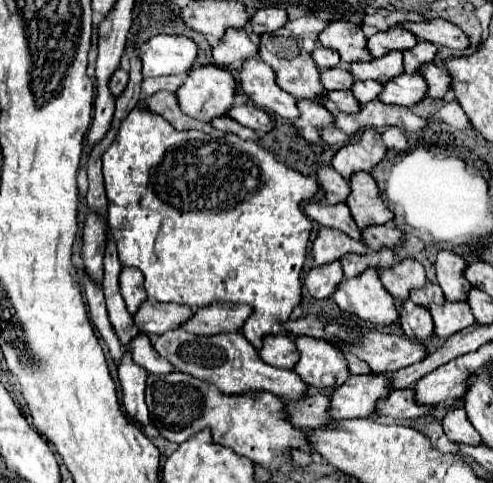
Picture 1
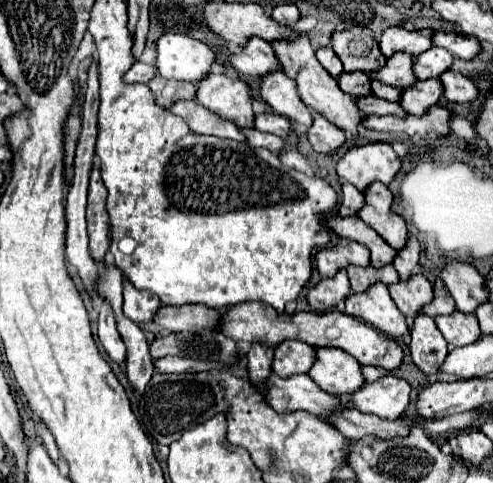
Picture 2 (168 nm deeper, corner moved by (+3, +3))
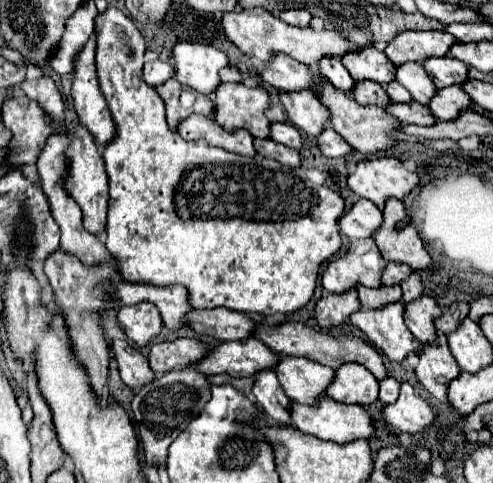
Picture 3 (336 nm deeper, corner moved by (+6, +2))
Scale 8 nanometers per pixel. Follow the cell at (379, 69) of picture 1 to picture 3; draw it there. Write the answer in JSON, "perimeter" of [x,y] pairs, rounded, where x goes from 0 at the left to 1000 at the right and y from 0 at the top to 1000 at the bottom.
{"perimeter":[[[815,133],[807,137],[803,161],[811,174],[819,174],[828,182],[828,190],[836,195],[836,203],[860,219],[872,215],[872,207],[884,195],[884,178],[872,166],[872,157],[864,153],[856,133]]]}

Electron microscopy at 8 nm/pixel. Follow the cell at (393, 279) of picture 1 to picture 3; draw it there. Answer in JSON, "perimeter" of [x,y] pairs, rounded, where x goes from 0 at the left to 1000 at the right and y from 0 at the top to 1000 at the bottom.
{"perimeter":[[[856,613],[832,629],[824,629],[824,675],[840,692],[840,700],[856,712],[876,712],[884,704],[880,663],[897,650],[888,629],[872,613]]]}

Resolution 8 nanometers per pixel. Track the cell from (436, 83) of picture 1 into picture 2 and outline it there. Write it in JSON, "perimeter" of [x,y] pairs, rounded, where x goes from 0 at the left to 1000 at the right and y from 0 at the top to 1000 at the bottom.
{"perimeter":[[[903,147],[890,155],[890,168],[899,176],[899,197],[907,209],[919,213],[955,213],[968,201],[968,180],[955,164],[939,159],[935,151],[923,147]]]}

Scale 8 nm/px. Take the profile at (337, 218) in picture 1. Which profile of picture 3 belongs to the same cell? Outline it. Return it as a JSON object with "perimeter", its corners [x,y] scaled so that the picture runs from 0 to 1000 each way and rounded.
{"perimeter":[[[787,547],[787,555],[779,559],[779,588],[811,592],[832,567],[836,567],[836,555],[828,555],[824,547]]]}

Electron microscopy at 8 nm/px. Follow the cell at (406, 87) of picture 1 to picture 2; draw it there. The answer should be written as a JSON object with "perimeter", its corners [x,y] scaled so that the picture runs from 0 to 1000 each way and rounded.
{"perimeter":[[[862,164],[862,168],[842,168],[842,176],[813,184],[813,205],[809,217],[834,234],[834,238],[858,238],[866,222],[882,217],[895,205],[895,172],[890,164]]]}

